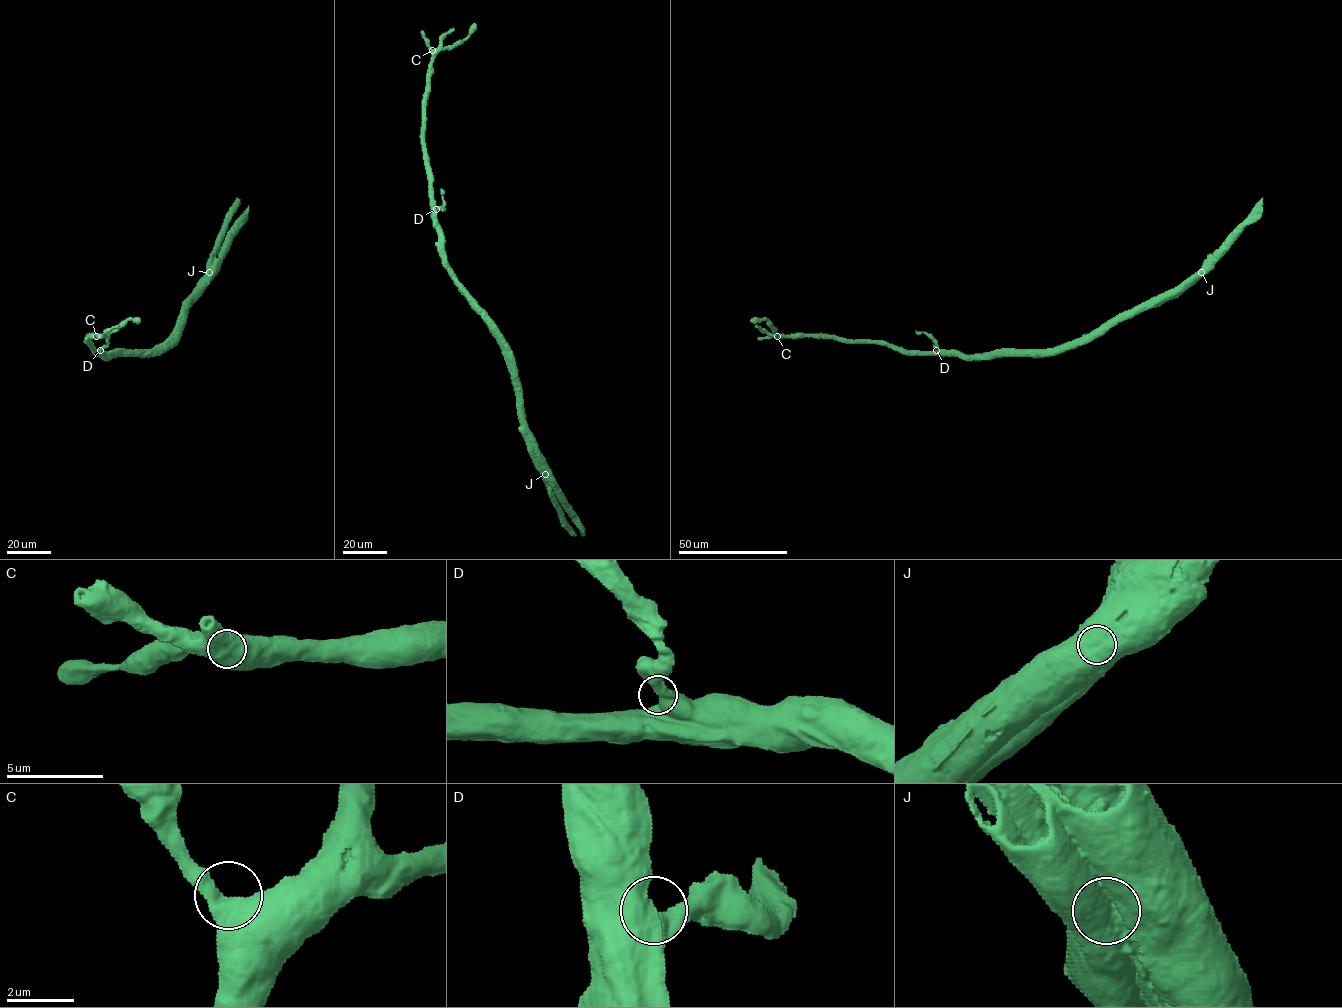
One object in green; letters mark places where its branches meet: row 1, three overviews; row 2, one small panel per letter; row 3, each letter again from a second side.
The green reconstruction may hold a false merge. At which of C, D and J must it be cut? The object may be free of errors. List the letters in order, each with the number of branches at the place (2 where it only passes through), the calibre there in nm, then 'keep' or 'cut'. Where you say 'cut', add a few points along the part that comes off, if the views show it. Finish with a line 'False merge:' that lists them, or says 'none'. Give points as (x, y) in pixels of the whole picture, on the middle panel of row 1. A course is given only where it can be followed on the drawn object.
C: branches 2; calibre 550 nm; keep
D: branches 2; calibre 600 nm; keep
J: branches 1; calibre 1350 nm; cut; course (545, 474), (560, 517), (573, 535)
False merge: J

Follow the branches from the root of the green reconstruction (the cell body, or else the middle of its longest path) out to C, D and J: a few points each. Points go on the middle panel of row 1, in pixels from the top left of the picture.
C: (533, 443), (521, 413), (511, 366), (495, 329), (472, 306), (442, 247), (432, 175), (424, 149), (432, 50)
D: (533, 443), (521, 413), (511, 366), (495, 329), (472, 306), (446, 260), (438, 234), (436, 209)
J: (533, 443), (533, 453), (545, 474)

